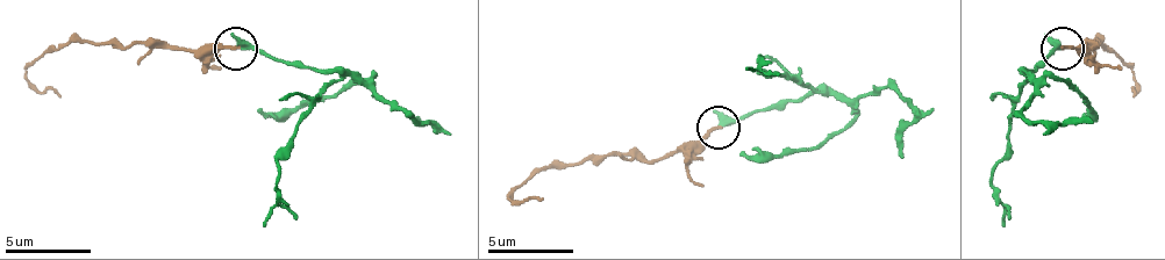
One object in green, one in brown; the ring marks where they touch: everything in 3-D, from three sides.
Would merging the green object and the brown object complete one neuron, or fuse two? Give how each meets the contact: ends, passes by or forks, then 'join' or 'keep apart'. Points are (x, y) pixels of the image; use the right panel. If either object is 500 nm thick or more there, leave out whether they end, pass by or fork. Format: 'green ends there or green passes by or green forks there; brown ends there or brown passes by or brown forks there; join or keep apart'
green ends there; brown ends there; join

